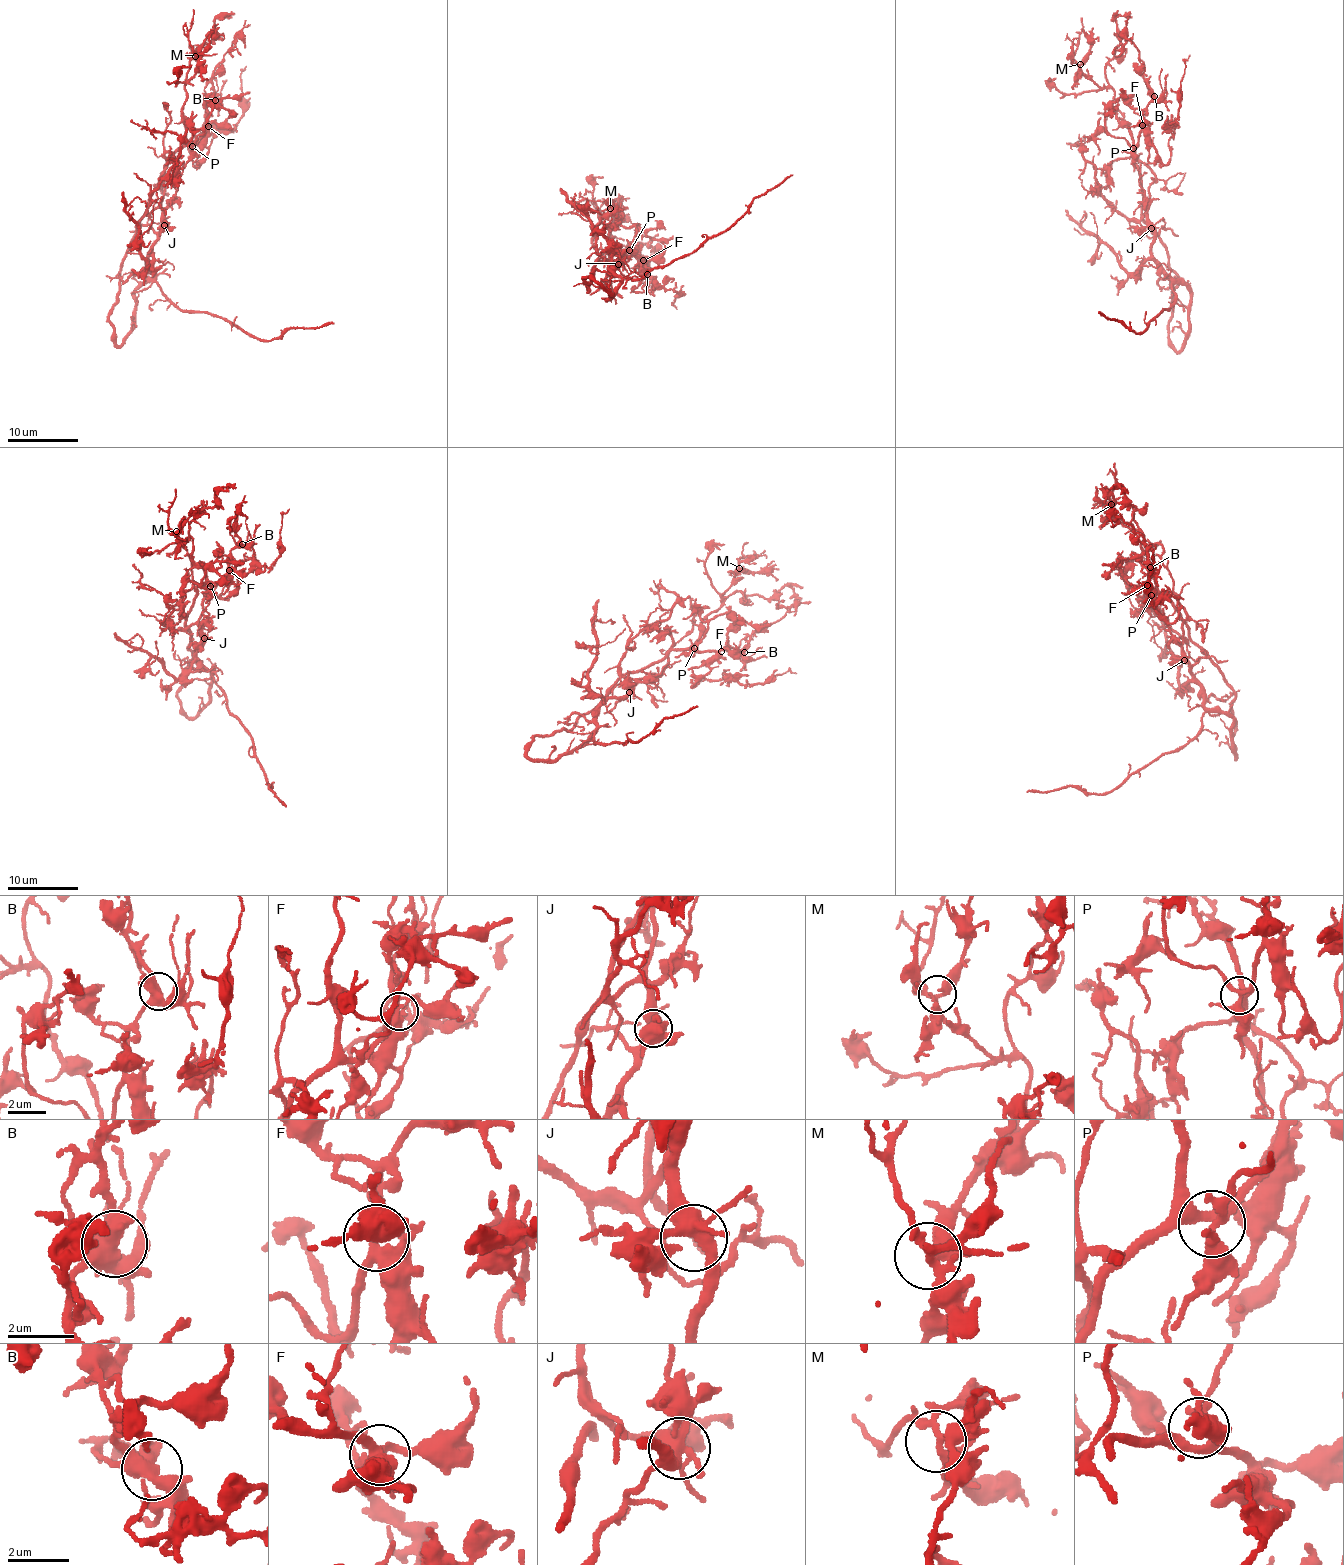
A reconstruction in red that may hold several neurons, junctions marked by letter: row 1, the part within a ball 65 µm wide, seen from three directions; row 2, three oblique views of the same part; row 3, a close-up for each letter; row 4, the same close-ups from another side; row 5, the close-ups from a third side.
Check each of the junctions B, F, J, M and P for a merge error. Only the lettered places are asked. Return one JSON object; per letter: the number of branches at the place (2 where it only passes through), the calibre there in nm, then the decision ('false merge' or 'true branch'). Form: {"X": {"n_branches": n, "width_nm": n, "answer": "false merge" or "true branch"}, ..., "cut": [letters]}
{"B": {"n_branches": 4, "width_nm": 460, "answer": "true branch"}, "F": {"n_branches": 5, "width_nm": 360, "answer": "true branch"}, "J": {"n_branches": 5, "width_nm": 400, "answer": "true branch"}, "M": {"n_branches": 5, "width_nm": 300, "answer": "true branch"}, "P": {"n_branches": 6, "width_nm": 280, "answer": "true branch"}, "cut": []}

